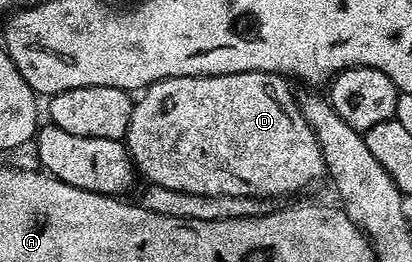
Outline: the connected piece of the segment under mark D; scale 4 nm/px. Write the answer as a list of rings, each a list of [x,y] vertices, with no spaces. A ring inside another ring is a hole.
[[[247,71],[246,73],[226,73],[225,75],[195,75],[194,77],[170,77],[143,88],[142,94],[132,105],[132,116],[126,136],[126,146],[133,164],[141,176],[145,175],[148,183],[157,183],[166,189],[182,189],[194,194],[238,194],[267,197],[271,191],[300,191],[311,185],[315,179],[324,179],[324,158],[318,145],[316,135],[310,129],[306,117],[302,117],[300,107],[296,104],[297,92],[292,91],[293,84],[285,76],[275,71]]]

